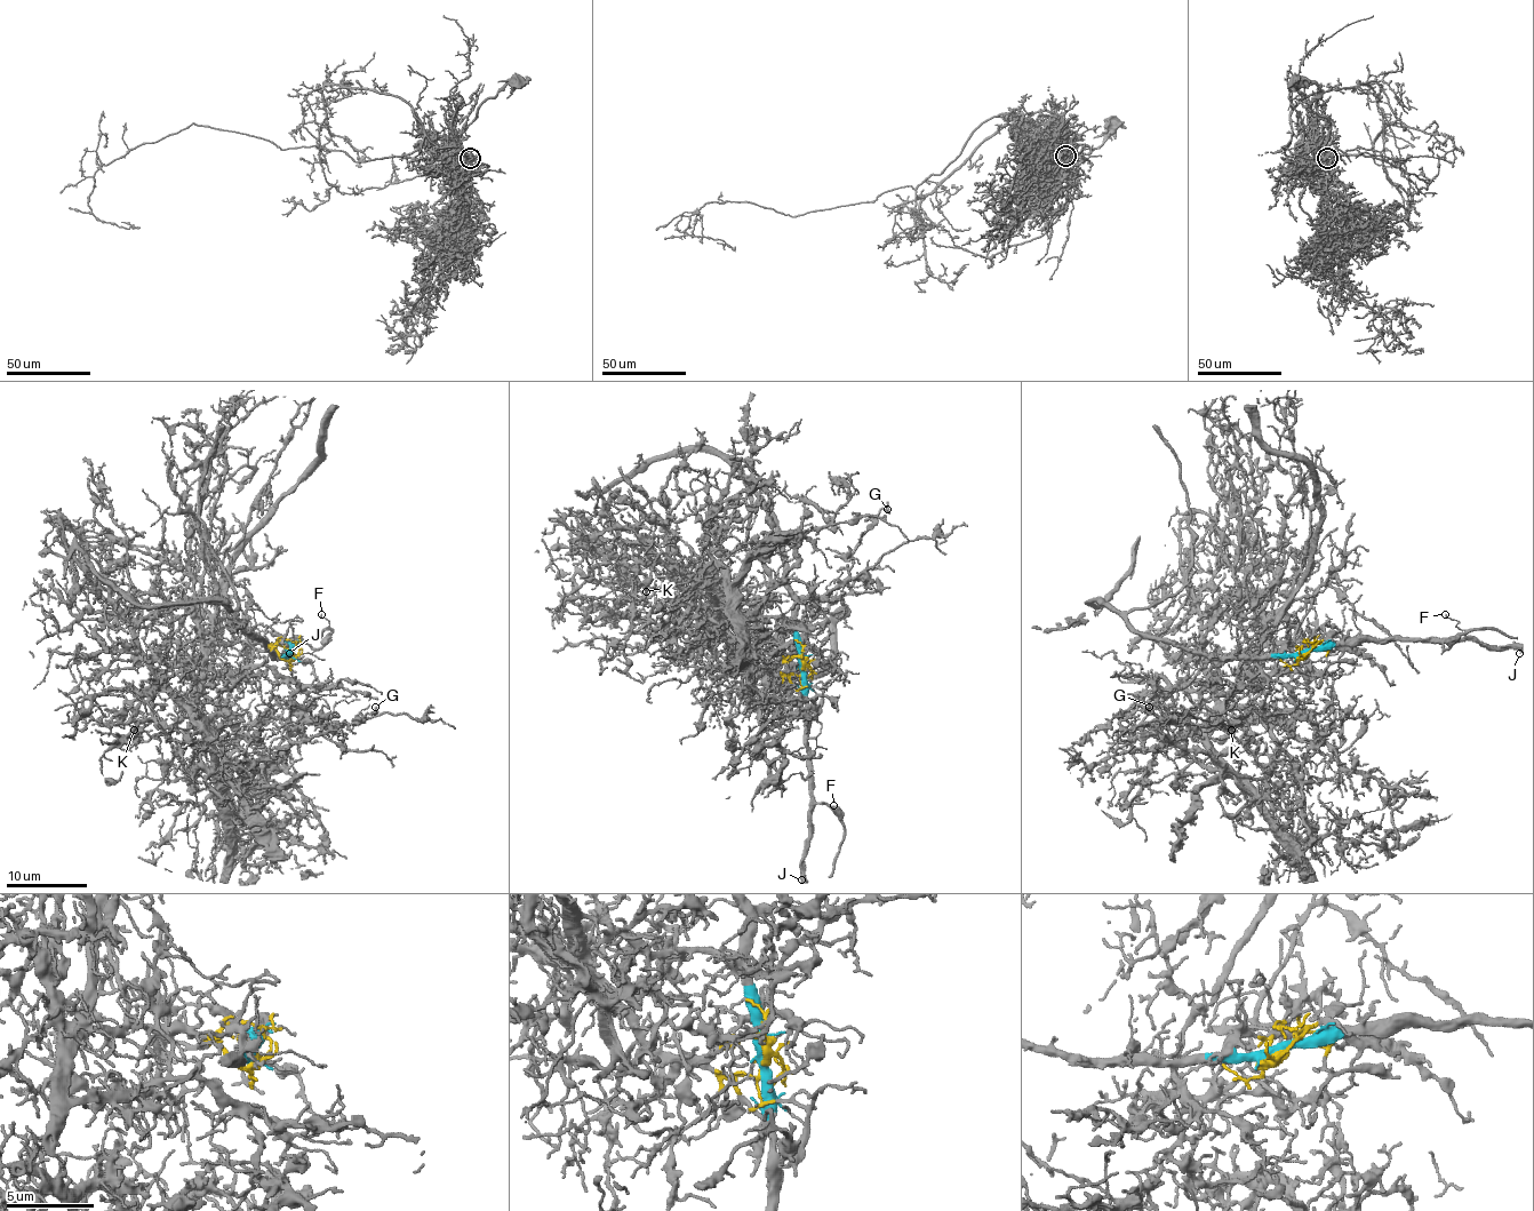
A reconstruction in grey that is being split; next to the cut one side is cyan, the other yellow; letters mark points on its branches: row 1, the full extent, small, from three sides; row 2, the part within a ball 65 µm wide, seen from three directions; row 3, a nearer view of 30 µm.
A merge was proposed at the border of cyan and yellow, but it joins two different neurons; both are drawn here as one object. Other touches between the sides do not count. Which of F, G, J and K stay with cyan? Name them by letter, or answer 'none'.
F, J

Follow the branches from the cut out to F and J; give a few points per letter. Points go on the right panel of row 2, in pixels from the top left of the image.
F: (1304, 653), (1336, 645), (1358, 645), (1363, 642), (1432, 639), (1447, 647), (1463, 631), (1445, 613)
J: (1304, 653), (1336, 645), (1358, 645), (1363, 642), (1479, 639), (1497, 647), (1515, 647), (1519, 653)

